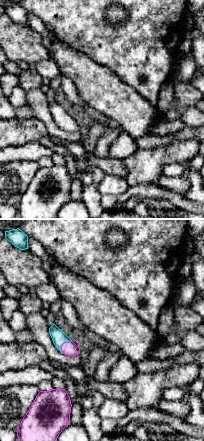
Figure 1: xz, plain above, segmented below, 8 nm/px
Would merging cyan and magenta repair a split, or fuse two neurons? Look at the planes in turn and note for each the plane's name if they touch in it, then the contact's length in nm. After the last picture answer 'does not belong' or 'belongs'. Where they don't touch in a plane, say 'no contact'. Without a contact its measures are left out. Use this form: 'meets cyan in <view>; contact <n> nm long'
meets cyan in xz; contact 130 nm long

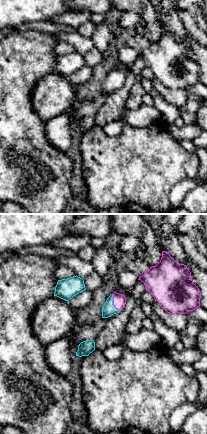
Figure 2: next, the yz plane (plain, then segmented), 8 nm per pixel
meets cyan in yz; contact 150 nm long

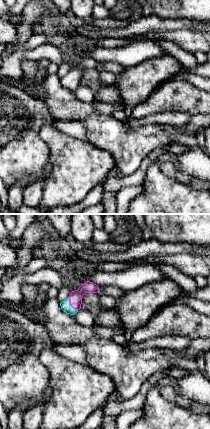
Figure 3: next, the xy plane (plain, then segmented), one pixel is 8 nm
meets cyan in xy; contact 130 nm long

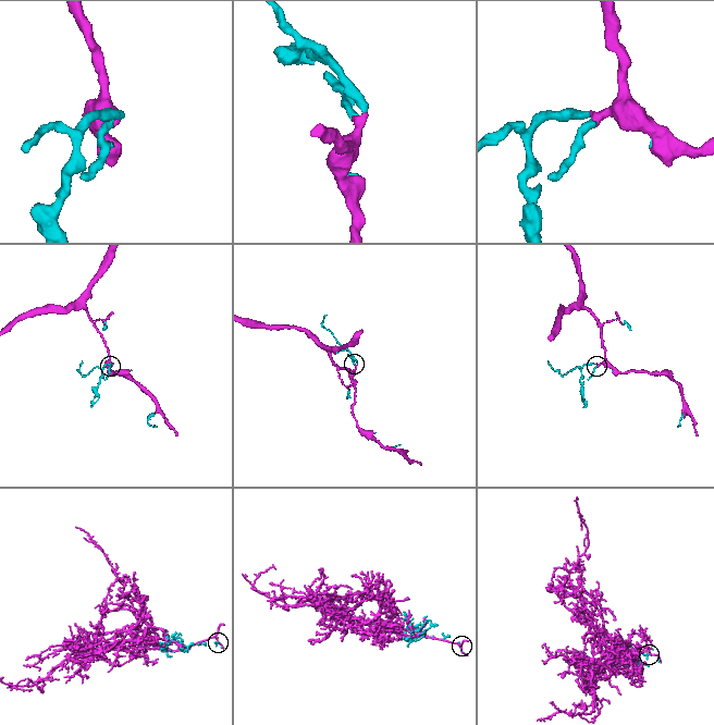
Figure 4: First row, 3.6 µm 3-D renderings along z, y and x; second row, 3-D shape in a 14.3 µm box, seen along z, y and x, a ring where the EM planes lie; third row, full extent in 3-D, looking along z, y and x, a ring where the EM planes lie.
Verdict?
belongs

